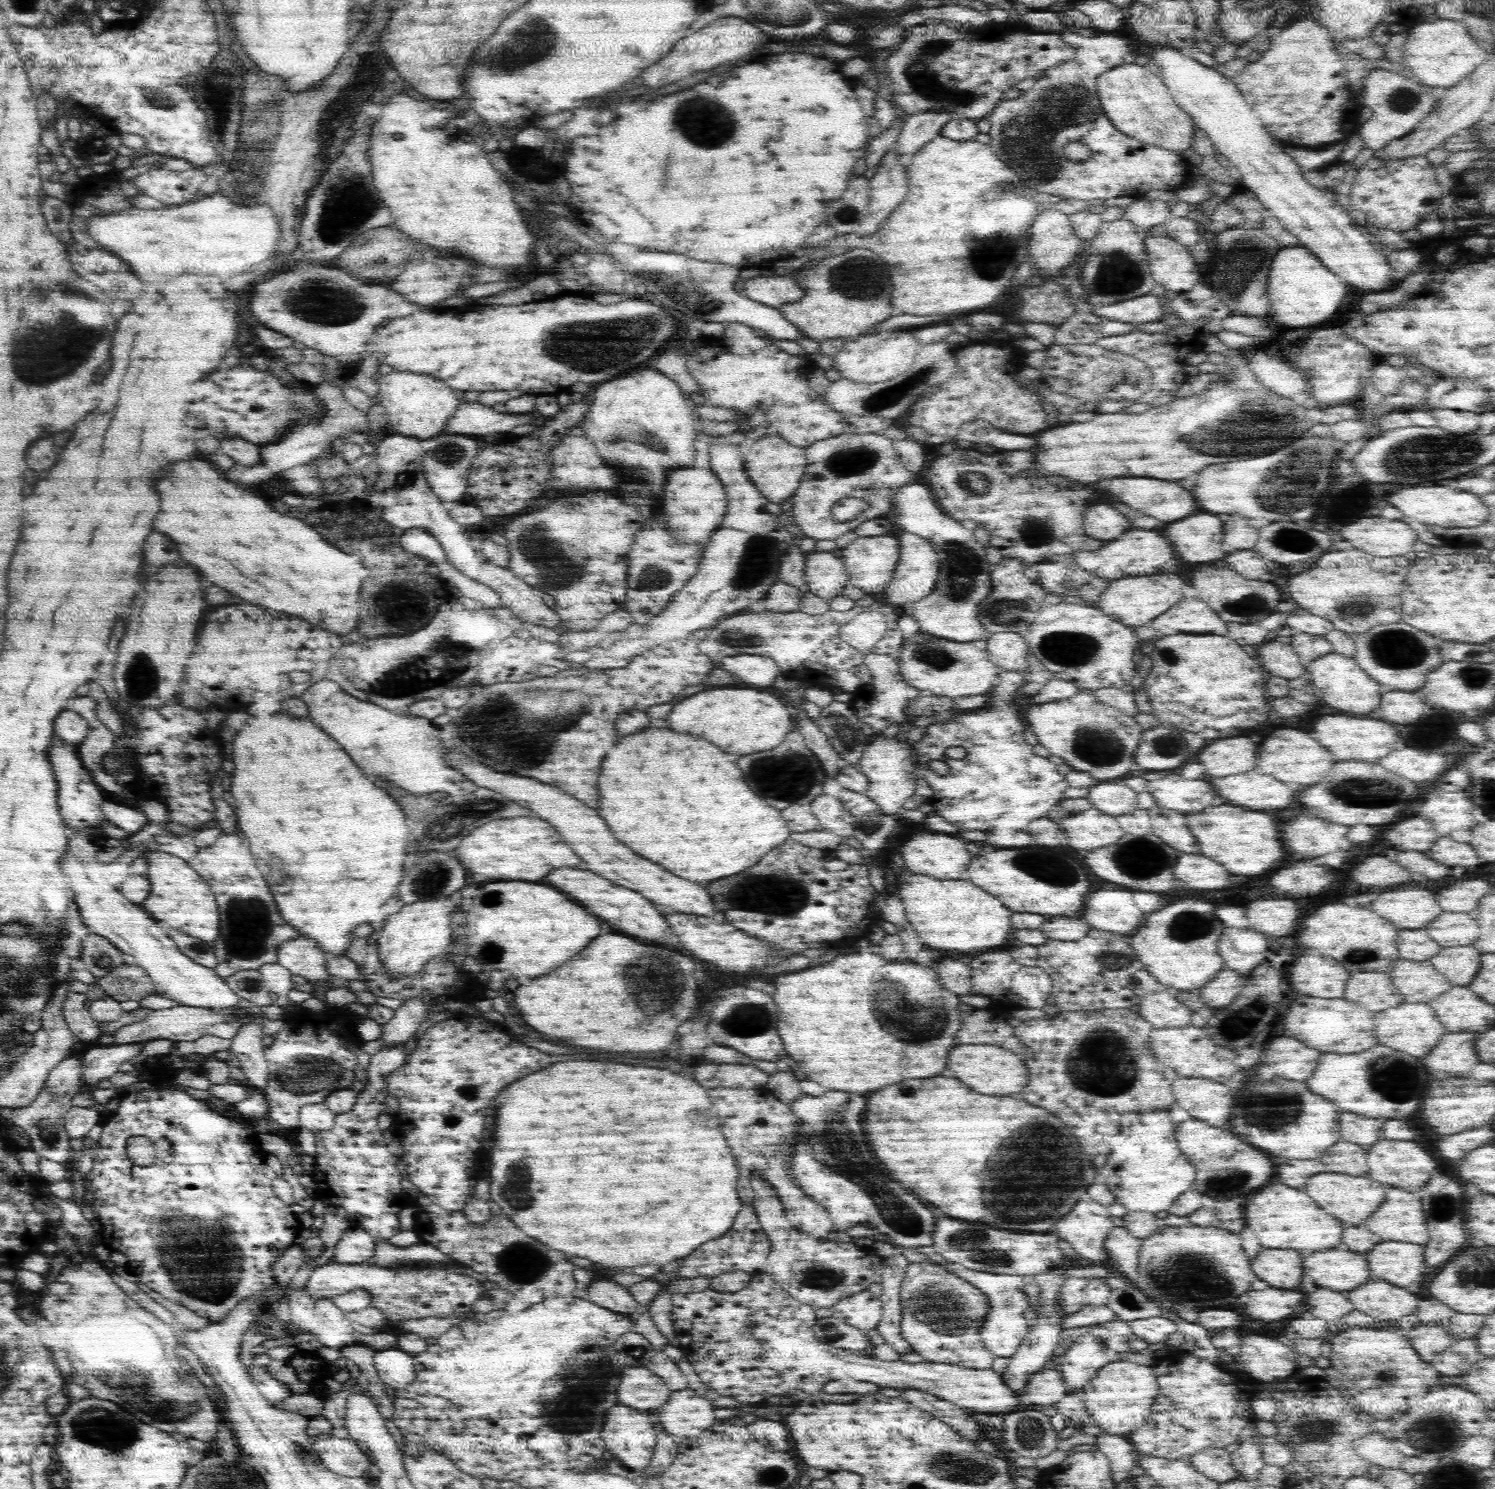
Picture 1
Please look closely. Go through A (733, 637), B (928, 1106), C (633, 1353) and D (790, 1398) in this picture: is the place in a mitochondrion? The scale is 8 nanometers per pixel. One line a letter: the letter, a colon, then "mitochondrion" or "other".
A: mitochondrion
B: other
C: mitochondrion
D: other

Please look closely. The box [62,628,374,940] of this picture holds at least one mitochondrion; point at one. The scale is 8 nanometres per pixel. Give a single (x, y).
(140, 675)

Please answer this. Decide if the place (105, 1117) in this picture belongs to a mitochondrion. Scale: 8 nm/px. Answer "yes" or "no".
no

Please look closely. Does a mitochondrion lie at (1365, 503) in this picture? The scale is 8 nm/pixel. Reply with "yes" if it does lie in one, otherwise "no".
no

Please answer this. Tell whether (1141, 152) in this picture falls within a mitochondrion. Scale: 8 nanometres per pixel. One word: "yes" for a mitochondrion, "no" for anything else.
no

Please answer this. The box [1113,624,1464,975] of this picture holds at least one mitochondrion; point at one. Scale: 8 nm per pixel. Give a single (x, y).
(1395, 648)

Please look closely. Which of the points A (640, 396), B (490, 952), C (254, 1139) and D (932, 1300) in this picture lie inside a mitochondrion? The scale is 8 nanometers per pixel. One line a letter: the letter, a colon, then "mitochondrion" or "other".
A: other
B: mitochondrion
C: other
D: mitochondrion

